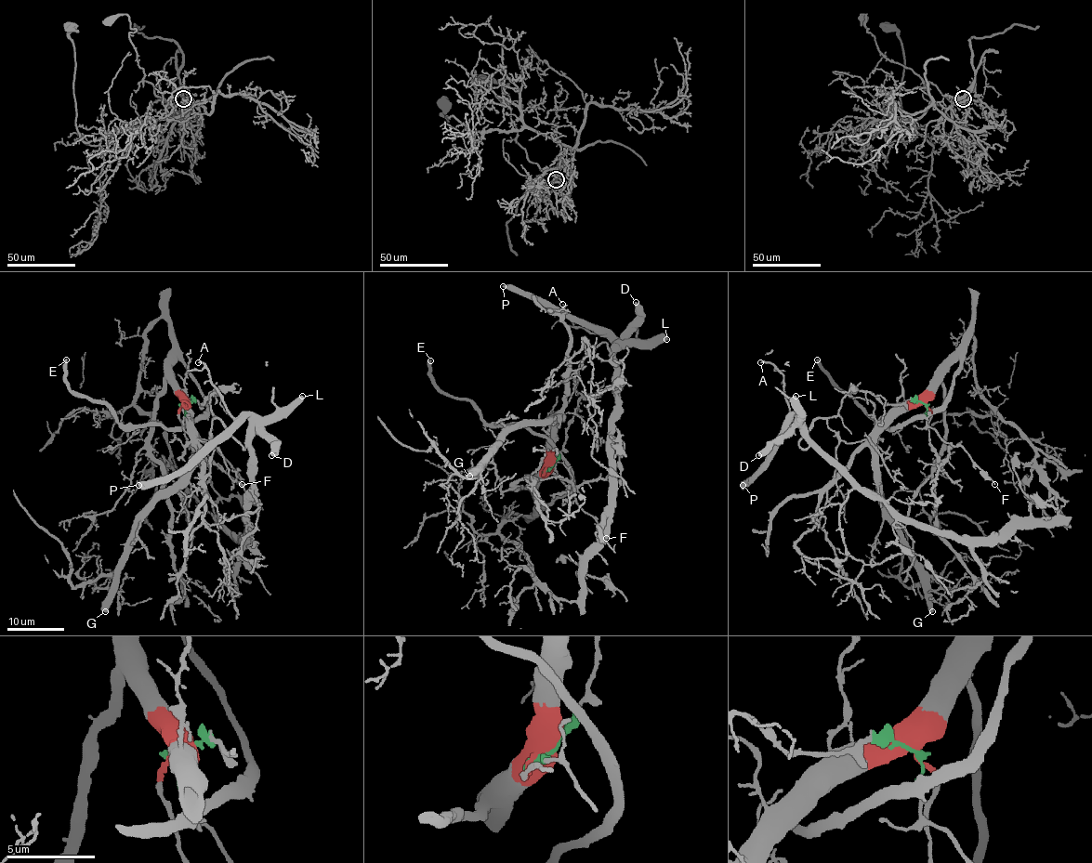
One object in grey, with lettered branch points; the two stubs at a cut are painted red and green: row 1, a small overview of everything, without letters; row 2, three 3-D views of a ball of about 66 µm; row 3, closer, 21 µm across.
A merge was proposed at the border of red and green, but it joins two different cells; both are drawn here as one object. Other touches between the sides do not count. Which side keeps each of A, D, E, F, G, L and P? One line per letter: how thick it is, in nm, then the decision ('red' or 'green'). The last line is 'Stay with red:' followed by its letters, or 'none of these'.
A: 200 nm thick; green
D: 480 nm thick; green
E: 440 nm thick; red
F: 90 nm thick; green
G: 550 nm thick; red
L: 550 nm thick; green
P: 480 nm thick; green
Stay with red: E, G

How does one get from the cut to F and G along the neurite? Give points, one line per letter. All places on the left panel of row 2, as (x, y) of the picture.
F: (187, 403), (184, 407), (185, 420), (203, 442), (212, 445), (233, 468), (242, 484)
G: (185, 403), (187, 424), (196, 438), (196, 452), (185, 474), (141, 519), (136, 539), (115, 574), (104, 611)

